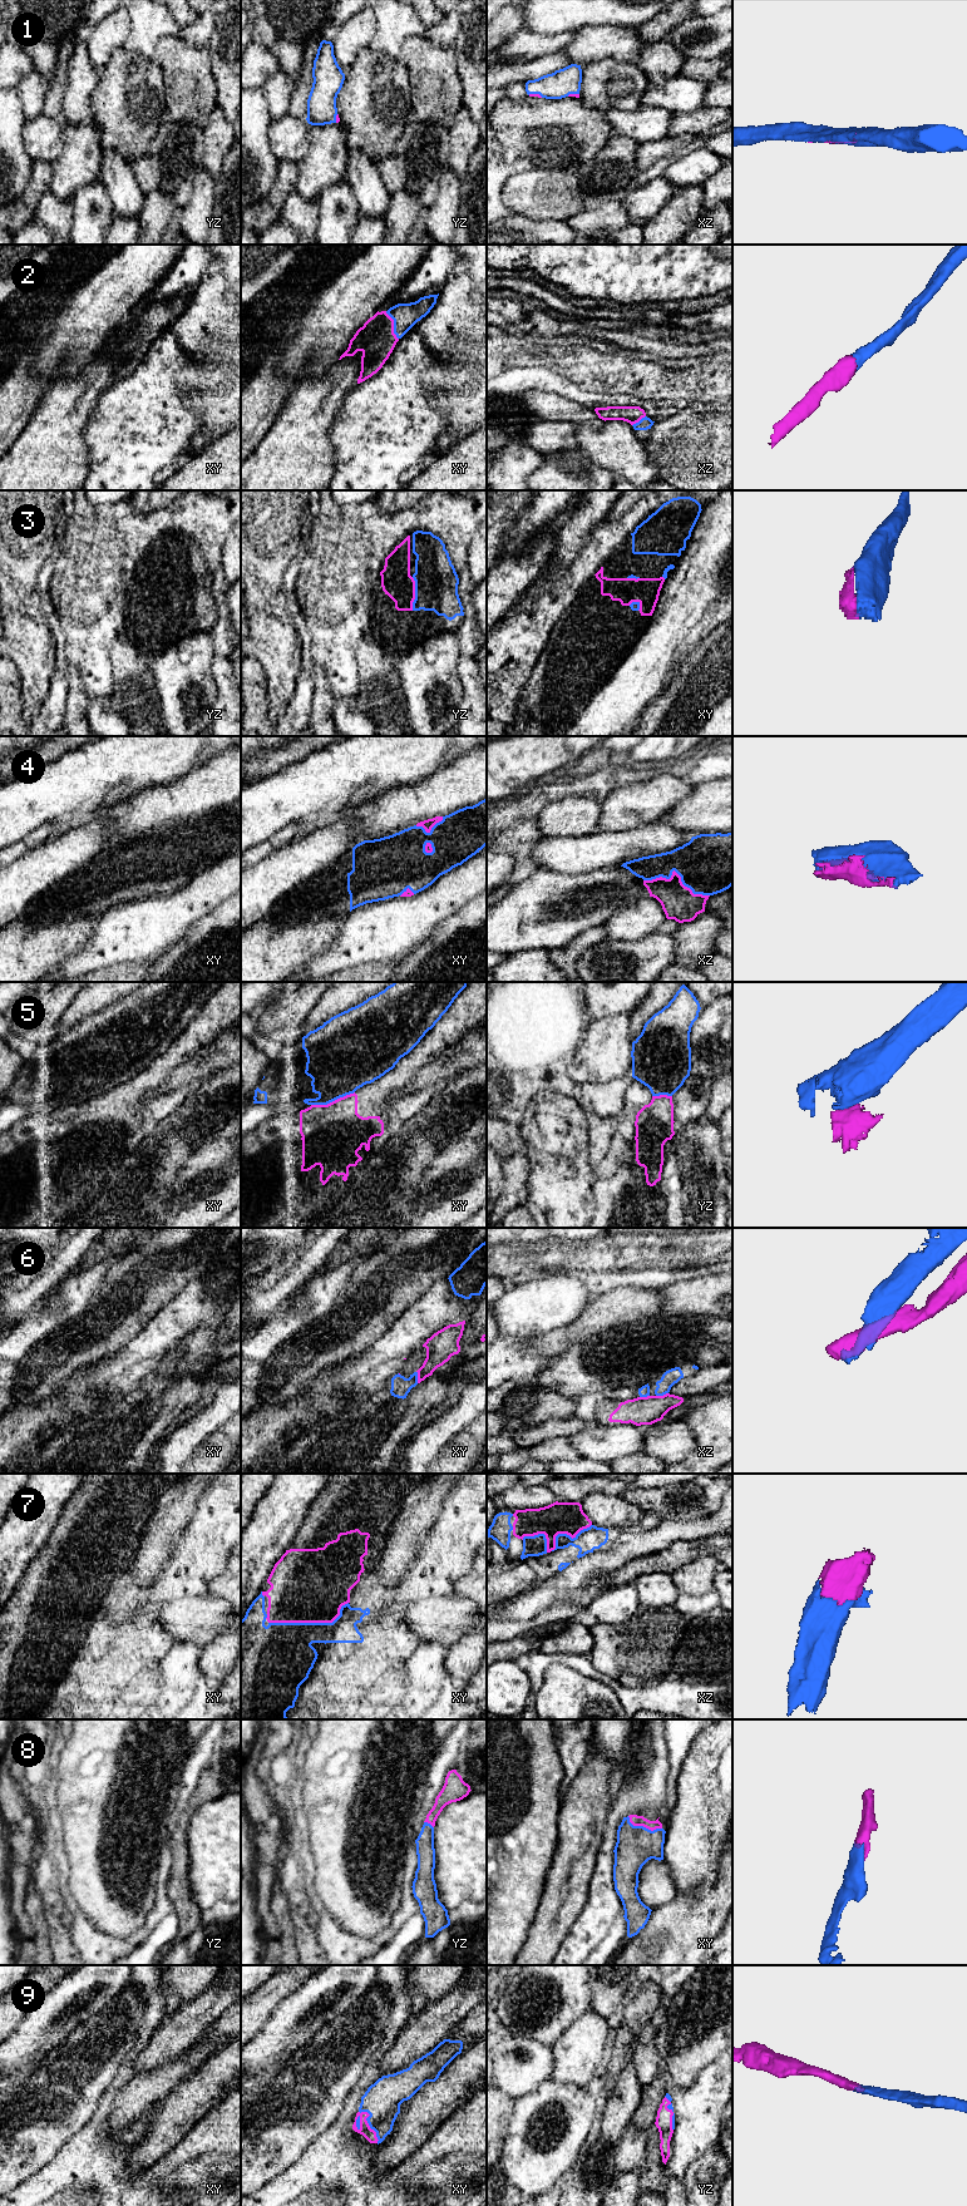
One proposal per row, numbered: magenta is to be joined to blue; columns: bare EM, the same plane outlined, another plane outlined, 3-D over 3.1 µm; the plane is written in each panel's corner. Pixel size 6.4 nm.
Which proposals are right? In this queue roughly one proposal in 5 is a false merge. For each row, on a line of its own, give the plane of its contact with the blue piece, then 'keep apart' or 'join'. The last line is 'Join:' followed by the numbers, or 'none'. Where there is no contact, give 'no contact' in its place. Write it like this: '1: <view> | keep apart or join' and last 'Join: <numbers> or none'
1: xz | join
2: xy | join
3: yz | join
4: xz | join
5: xy | keep apart
6: xz | keep apart
7: xy | join
8: xy | join
9: xy | join
Join: 1, 2, 3, 4, 7, 8, 9

